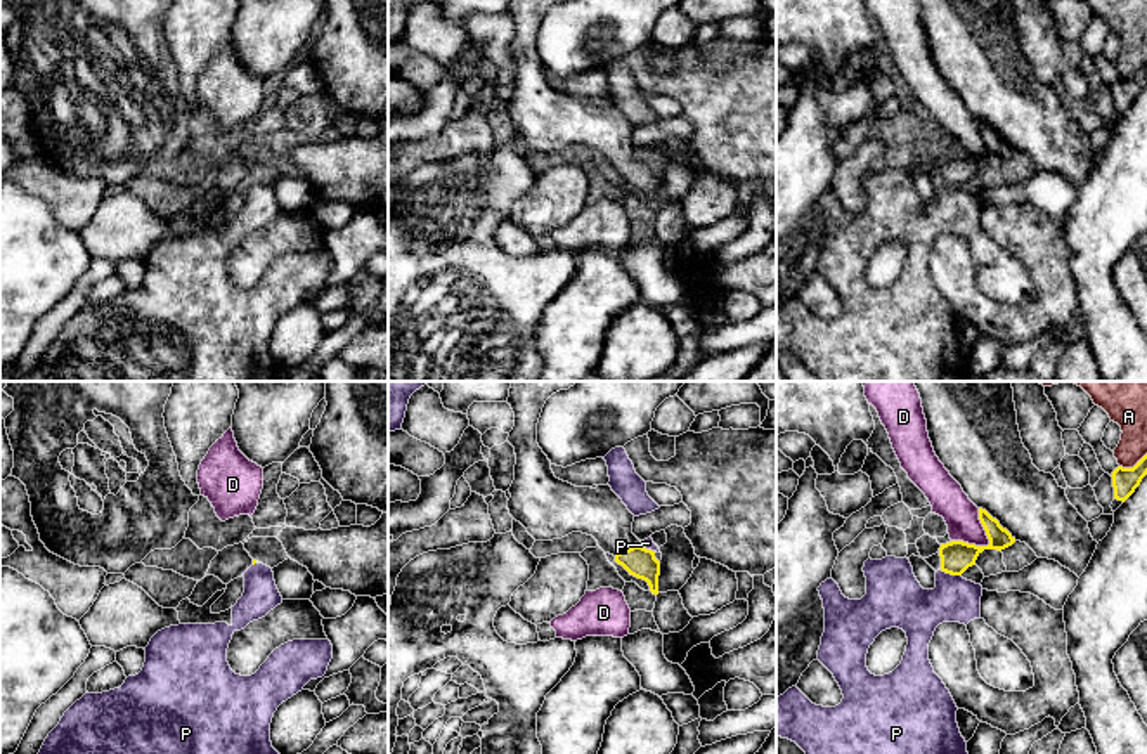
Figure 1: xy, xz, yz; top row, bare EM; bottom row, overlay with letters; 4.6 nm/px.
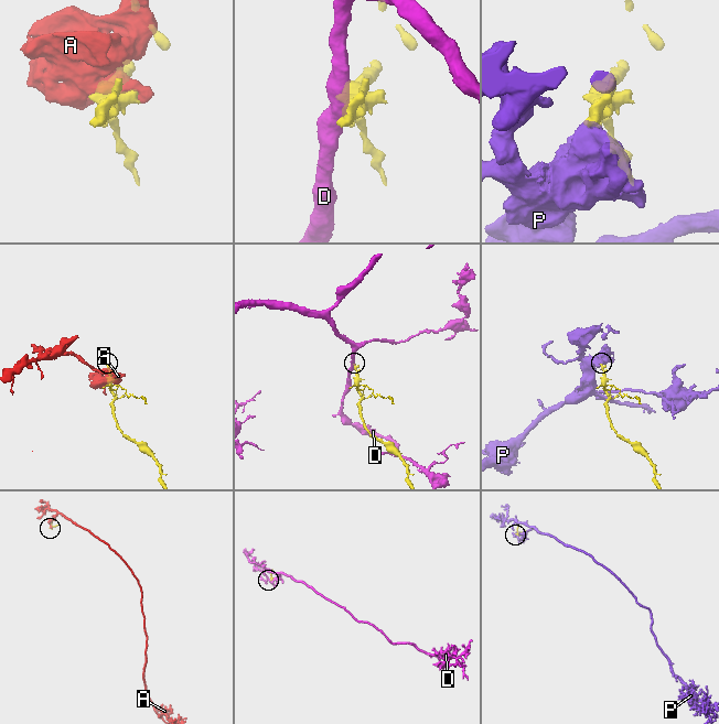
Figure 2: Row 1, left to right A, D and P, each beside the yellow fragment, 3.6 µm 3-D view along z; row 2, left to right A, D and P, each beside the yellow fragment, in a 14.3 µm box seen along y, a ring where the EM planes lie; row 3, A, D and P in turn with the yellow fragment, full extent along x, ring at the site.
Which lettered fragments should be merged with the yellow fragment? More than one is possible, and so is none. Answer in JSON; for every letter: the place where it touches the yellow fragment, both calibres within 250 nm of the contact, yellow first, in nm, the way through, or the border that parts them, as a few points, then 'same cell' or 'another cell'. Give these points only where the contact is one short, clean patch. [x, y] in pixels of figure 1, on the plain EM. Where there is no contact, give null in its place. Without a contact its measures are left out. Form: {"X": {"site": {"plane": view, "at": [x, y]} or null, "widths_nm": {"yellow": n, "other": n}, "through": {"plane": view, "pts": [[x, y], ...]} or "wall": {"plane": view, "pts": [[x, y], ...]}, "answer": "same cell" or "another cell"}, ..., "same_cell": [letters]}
{"A": {"site": {"plane": "yz", "at": [1134, 78]}, "widths_nm": {"yellow": 120, "other": 160}, "answer": "another cell"}, "D": {"site": {"plane": "yz", "at": [988, 156]}, "widths_nm": {"yellow": 150, "other": 160}, "wall": {"plane": "yz", "pts": [[979, 120], [979, 134], [988, 155], [969, 156], [952, 153]]}, "answer": "another cell"}, "P": {"site": {"plane": "yz", "at": [952, 186]}, "widths_nm": {"yellow": 150, "other": 220}, "wall": {"plane": "yz", "pts": [[941, 181], [960, 188]]}, "answer": "another cell"}, "same_cell": []}

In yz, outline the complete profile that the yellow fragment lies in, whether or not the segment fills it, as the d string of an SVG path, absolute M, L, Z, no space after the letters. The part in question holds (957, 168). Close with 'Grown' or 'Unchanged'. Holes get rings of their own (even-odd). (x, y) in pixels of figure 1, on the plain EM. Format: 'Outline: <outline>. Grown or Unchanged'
Outline: M979 120L979 132L989 151L988 158L975 158L963 153L941 156L939 163L923 170L936 184L943 182L951 187L962 187L969 179L975 177L977 168L984 161L1005 161L1015 154L1015 149L1000 137L986 121Z. Grown

